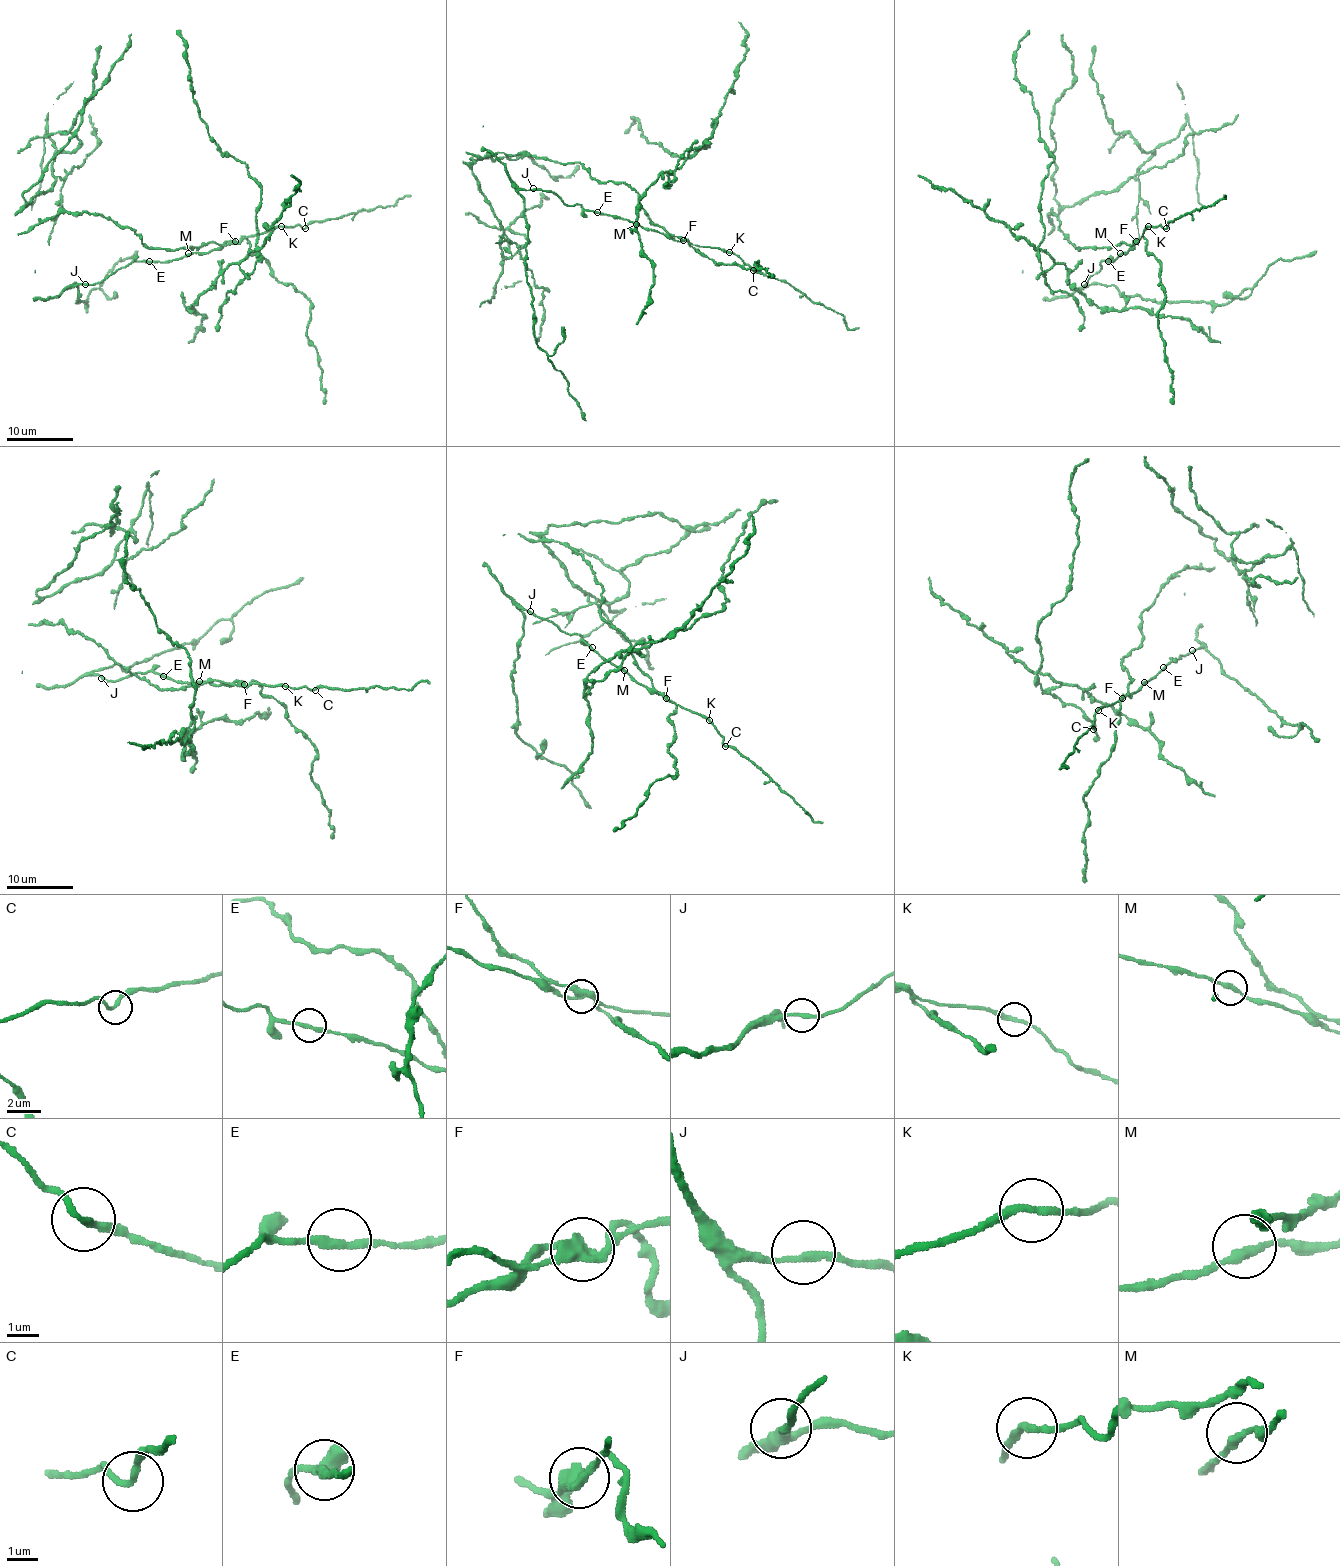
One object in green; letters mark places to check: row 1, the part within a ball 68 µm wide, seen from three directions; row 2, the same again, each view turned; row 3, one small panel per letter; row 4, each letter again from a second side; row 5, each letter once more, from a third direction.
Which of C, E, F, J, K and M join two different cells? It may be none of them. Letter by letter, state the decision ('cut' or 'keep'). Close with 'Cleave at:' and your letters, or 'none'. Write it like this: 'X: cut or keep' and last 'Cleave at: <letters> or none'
C: cut
E: keep
F: cut
J: keep
K: keep
M: keep
Cleave at: C, F

